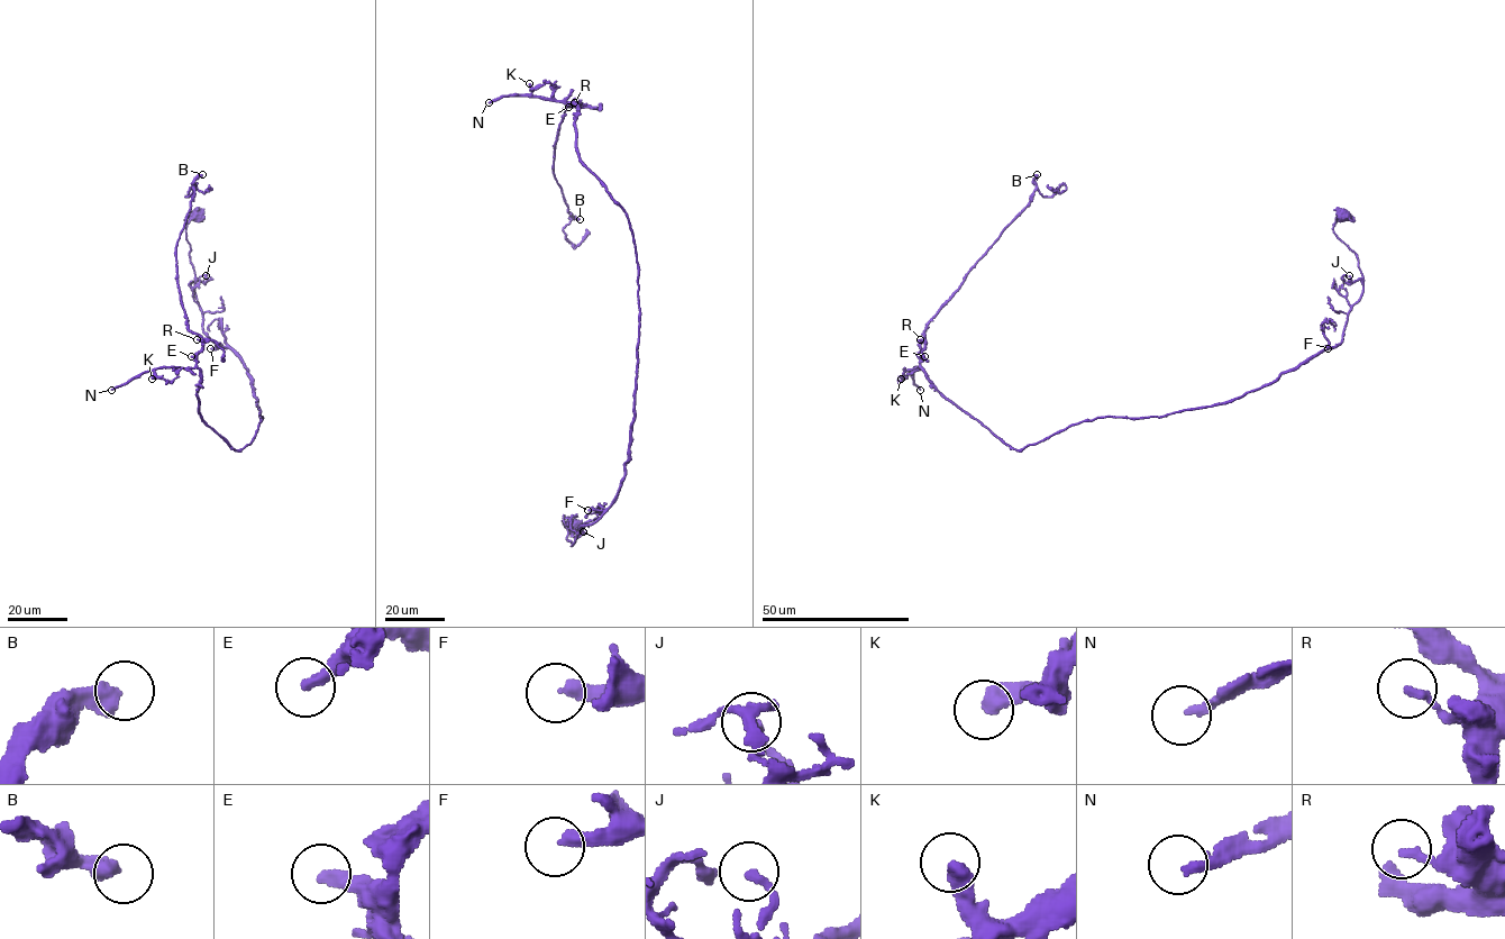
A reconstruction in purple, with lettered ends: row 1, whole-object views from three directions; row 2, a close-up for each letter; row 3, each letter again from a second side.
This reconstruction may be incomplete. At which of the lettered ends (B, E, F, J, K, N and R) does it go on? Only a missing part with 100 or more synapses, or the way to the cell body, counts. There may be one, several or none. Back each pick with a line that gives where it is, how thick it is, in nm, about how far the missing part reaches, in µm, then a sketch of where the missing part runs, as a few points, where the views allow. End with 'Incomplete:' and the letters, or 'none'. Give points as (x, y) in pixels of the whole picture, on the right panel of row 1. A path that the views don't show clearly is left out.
N: (920, 390) | 220 nm | 60 µm | (920, 390), (935, 391), (936, 429), (940, 431), (943, 424), (950, 427)
Incomplete: N

